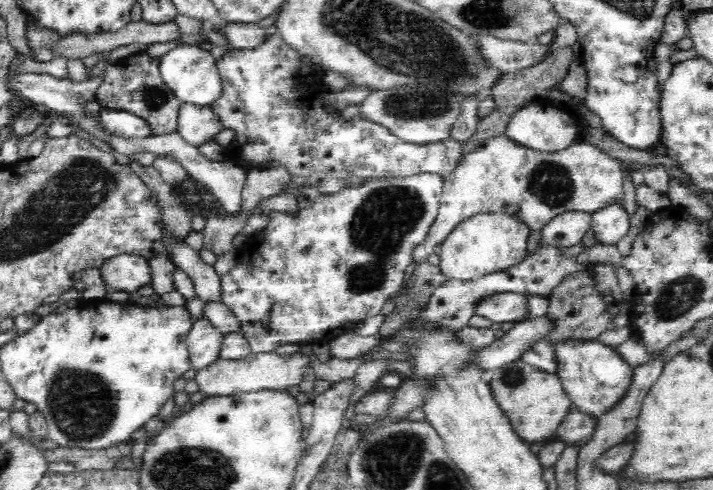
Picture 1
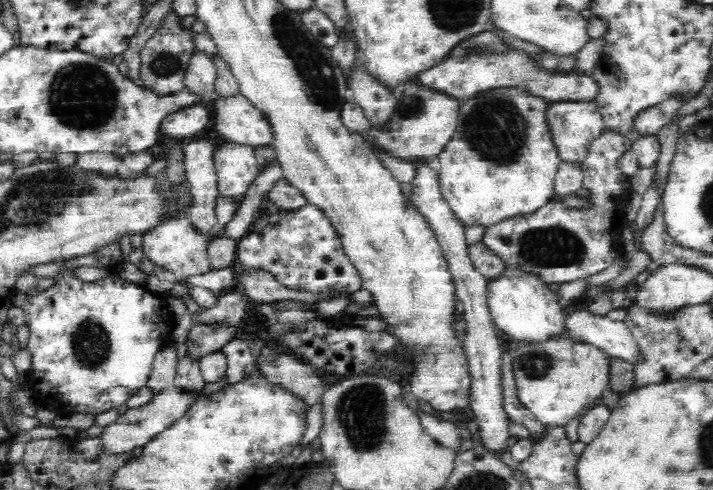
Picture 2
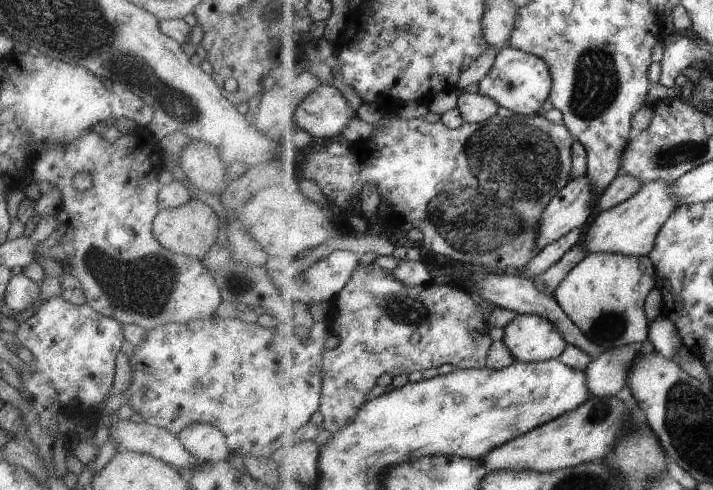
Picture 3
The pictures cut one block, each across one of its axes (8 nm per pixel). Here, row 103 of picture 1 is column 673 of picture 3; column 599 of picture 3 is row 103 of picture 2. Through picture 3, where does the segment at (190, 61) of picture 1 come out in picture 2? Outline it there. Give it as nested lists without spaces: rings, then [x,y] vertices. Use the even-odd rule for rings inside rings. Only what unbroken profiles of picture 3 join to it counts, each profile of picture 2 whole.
[[[244,96],[218,98],[212,105],[211,127],[224,142],[257,149],[273,146],[274,133],[268,119]]]

